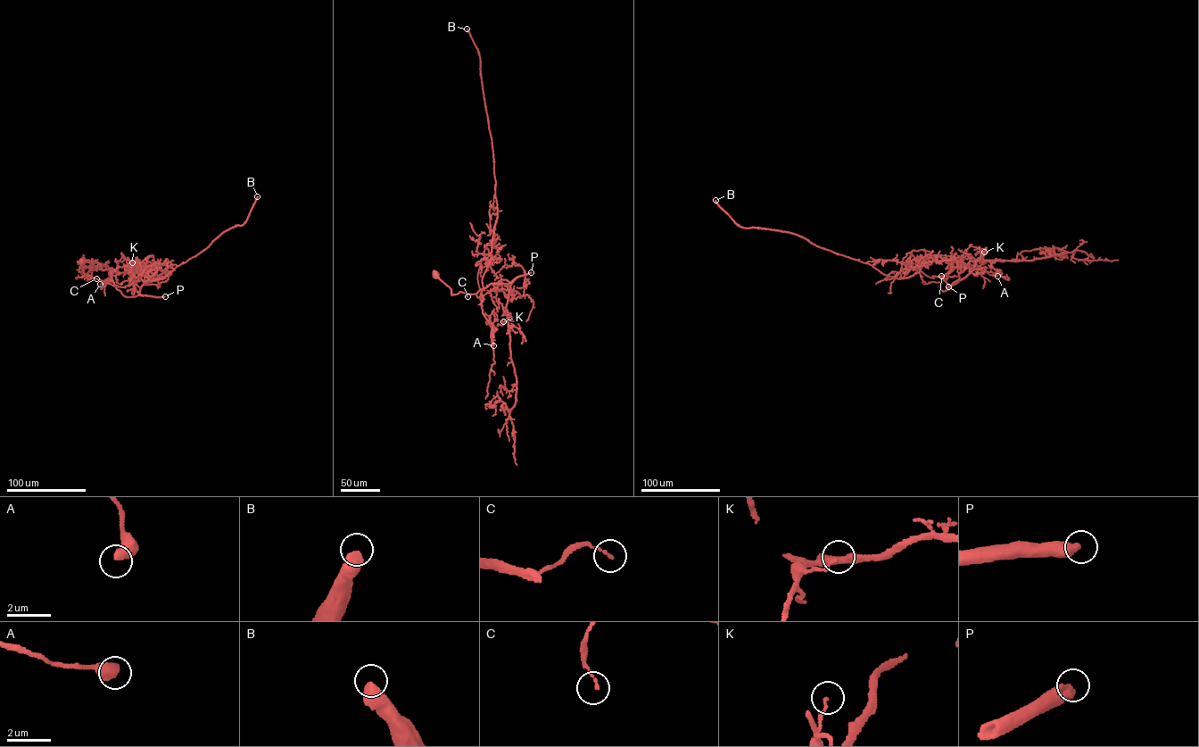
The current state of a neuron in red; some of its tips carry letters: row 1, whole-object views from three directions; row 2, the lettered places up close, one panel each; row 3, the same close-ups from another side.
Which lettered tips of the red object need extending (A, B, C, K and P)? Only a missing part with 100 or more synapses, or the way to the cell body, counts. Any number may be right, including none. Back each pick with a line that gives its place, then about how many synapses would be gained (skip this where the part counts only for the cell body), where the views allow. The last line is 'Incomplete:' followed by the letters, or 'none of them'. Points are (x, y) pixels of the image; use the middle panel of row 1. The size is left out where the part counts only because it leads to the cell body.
B: (467, 29) | 900 syn
P: (531, 272) | 1500 syn
Incomplete: B, P

